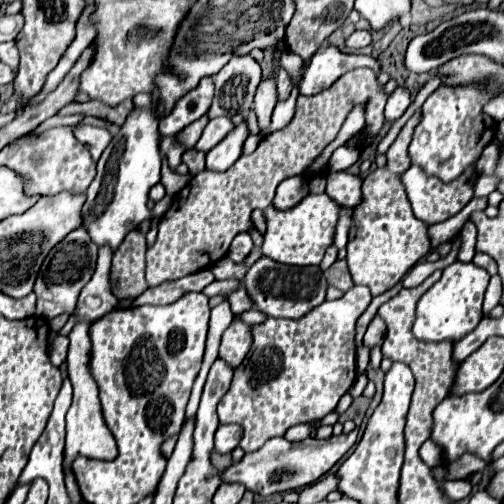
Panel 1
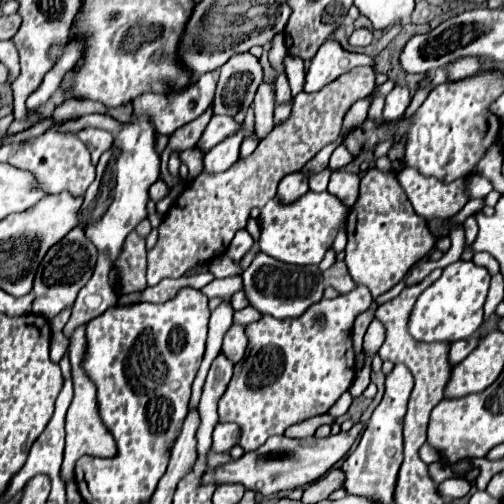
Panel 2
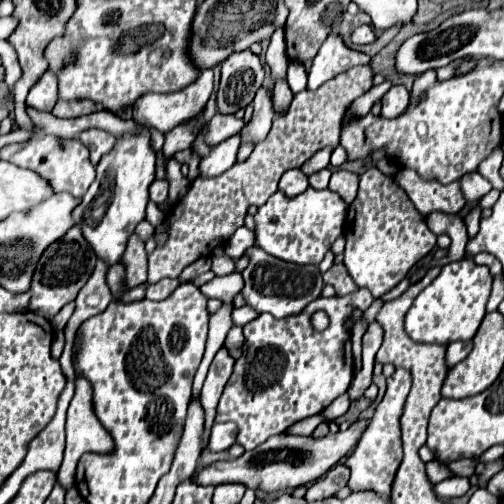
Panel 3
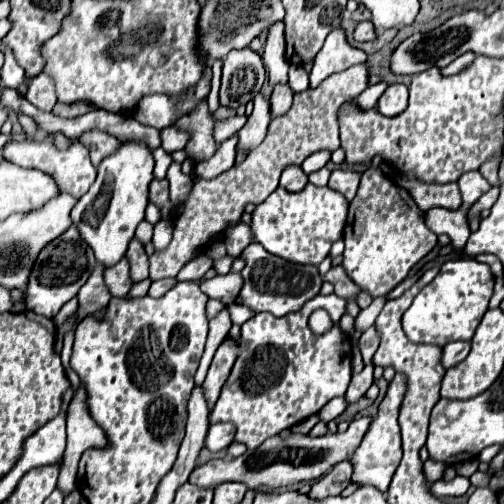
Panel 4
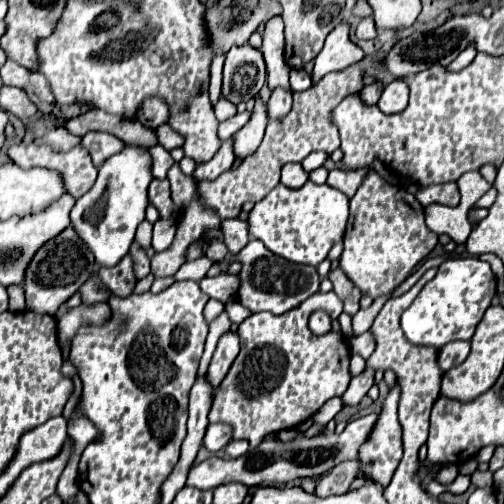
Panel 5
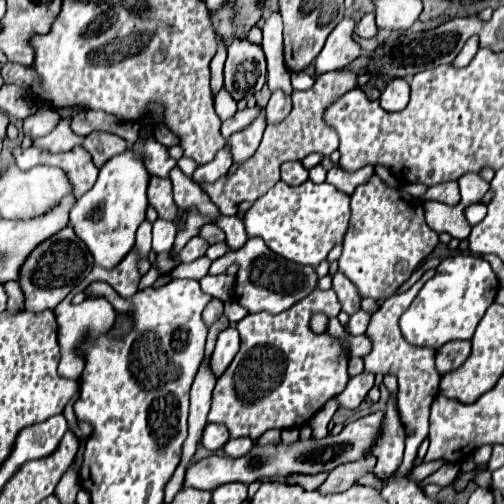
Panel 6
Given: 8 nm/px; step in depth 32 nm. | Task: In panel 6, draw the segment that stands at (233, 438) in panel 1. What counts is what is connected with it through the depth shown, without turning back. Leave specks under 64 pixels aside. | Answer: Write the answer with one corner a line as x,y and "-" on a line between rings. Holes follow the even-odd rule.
206,424
204,436
202,436
202,446
208,448
210,452
220,450
226,442
230,440
230,432
224,424

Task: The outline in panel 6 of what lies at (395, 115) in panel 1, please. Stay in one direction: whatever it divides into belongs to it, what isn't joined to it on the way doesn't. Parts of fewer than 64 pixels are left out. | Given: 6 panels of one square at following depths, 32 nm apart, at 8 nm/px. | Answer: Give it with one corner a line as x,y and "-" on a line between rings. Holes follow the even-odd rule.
394,78
392,82
386,84
382,96
380,96
380,106
386,112
400,112
406,108
410,98
410,86
408,80
404,78

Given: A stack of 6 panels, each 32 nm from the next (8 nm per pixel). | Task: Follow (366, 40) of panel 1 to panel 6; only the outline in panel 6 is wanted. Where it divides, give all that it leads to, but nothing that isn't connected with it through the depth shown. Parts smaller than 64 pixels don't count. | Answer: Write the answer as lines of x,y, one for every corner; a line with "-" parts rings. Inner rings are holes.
366,14
362,16
362,20
356,26
356,34
360,38
374,38
376,36
376,22
374,22
374,14

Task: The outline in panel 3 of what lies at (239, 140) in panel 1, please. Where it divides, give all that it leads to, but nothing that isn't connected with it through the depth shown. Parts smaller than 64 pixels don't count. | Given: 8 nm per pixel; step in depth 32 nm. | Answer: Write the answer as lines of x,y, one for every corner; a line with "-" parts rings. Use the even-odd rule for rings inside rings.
236,134
228,140
220,142
218,146
214,146
210,150
210,154
202,158
200,174
202,176
216,176
216,174
222,174
224,170
228,170
236,162
238,146
240,146
240,134

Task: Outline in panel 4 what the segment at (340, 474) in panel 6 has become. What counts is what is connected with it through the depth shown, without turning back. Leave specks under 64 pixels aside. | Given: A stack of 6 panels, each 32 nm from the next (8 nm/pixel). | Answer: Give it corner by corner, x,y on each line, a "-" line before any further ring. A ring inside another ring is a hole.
340,462
336,464
336,468
332,468
328,474
324,474
312,484
312,490
308,492
308,496
314,500
338,496
350,484
350,476
352,476
352,464

